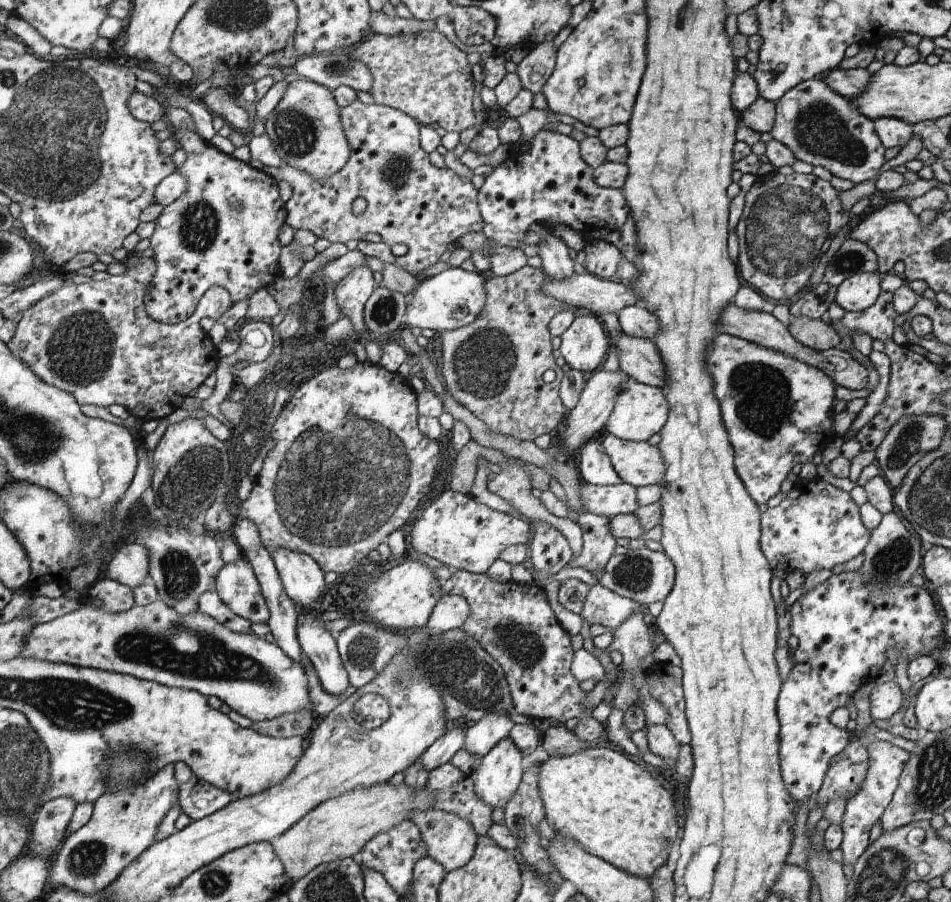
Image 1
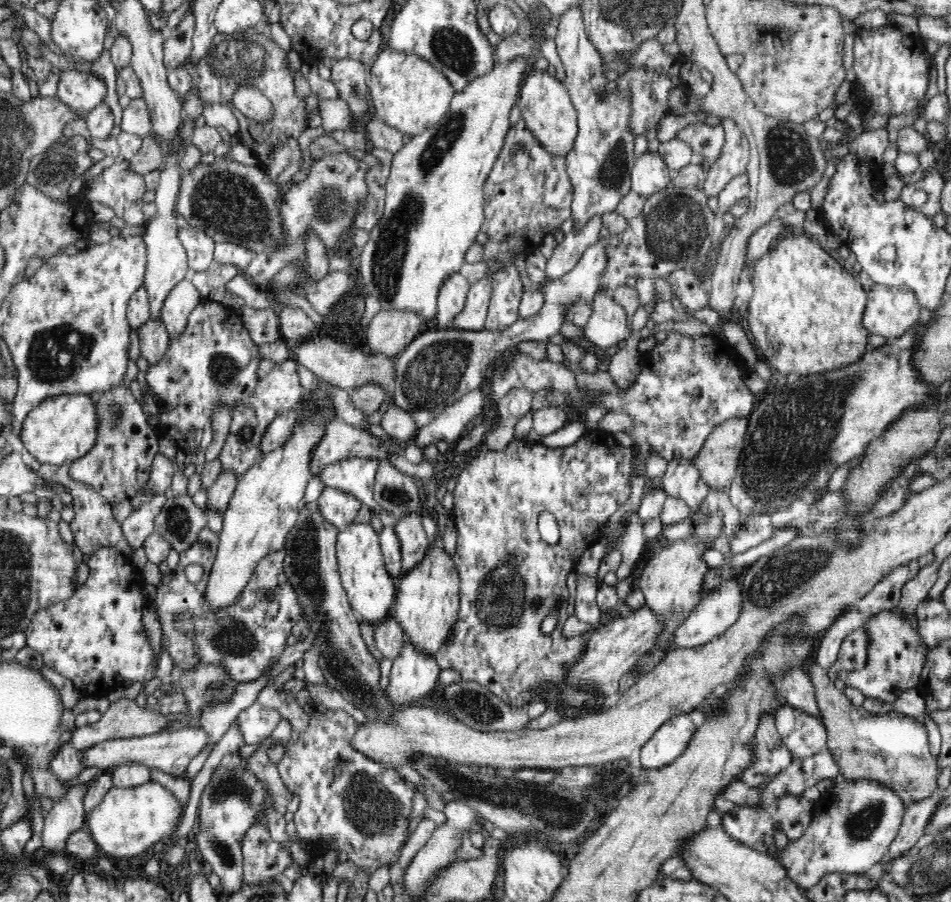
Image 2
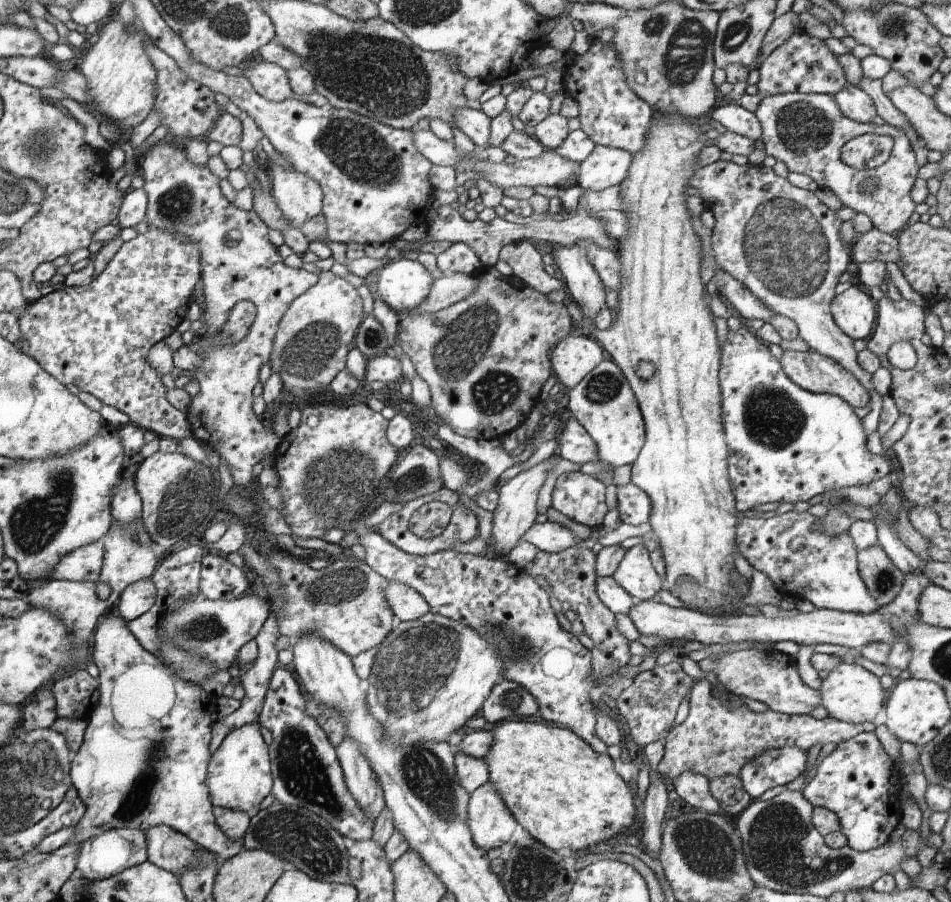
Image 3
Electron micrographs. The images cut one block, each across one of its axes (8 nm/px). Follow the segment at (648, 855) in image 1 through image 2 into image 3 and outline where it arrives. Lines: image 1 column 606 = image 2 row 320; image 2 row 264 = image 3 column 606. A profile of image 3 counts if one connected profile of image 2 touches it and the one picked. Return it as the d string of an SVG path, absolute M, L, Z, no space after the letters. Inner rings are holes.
M512 718L507 721L502 721L500 724L496 724L492 727L493 732L493 743L491 744L488 754L485 756L487 763L490 766L489 780L491 783L495 784L499 795L502 795L506 806L509 808L509 811L514 818L520 823L520 826L524 830L528 830L530 836L533 836L535 839L540 841L546 846L550 846L552 850L562 850L562 848L568 848L568 850L587 850L590 847L604 842L604 840L610 840L614 836L619 836L622 838L622 832L632 826L634 822L634 814L636 814L636 808L634 808L634 794L632 790L628 788L628 784L616 776L614 772L614 764L610 762L610 755L608 753L600 754L598 751L595 751L593 747L589 745L582 737L578 738L576 732L573 730L568 730L566 728L556 728L556 725L551 724L536 724L536 719L528 718Z

